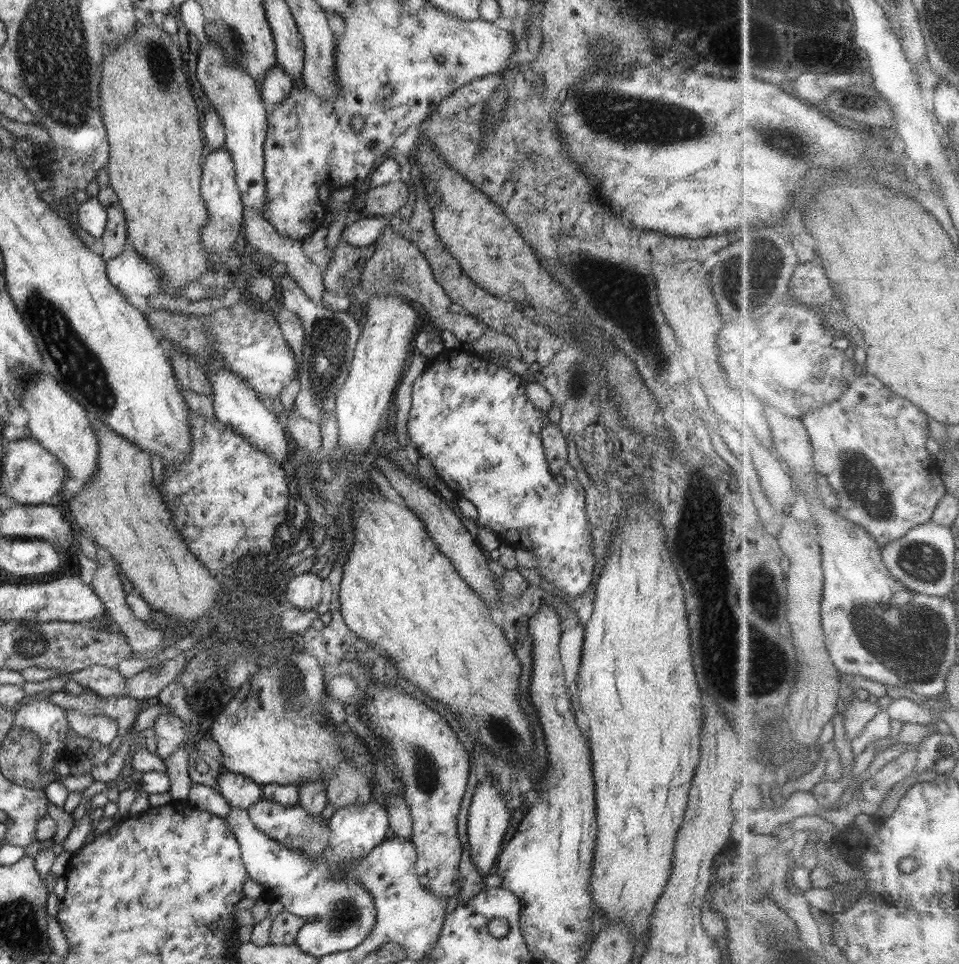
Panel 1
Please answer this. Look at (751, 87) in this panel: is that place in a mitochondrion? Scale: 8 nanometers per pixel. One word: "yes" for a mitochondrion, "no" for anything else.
no

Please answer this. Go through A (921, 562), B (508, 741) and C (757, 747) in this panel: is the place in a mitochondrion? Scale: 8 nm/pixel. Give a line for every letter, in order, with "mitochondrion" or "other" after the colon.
A: mitochondrion
B: mitochondrion
C: other

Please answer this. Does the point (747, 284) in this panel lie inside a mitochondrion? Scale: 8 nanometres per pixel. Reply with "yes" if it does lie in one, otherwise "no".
yes

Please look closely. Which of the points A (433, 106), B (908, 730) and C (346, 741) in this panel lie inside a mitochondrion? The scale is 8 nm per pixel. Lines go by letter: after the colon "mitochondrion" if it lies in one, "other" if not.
A: other
B: other
C: other

